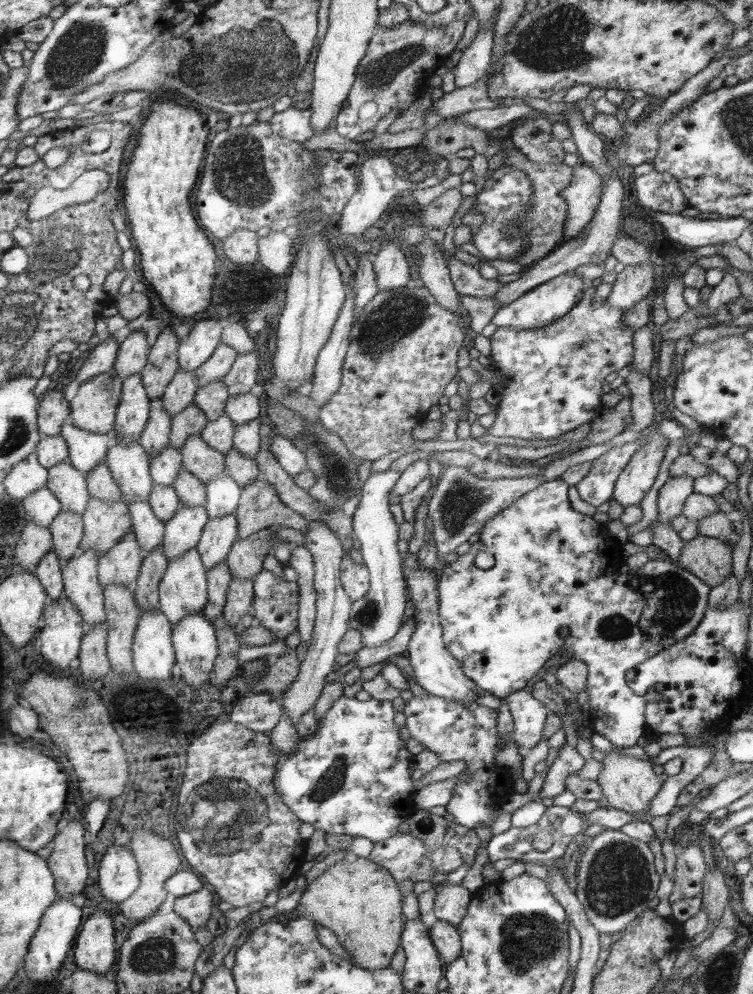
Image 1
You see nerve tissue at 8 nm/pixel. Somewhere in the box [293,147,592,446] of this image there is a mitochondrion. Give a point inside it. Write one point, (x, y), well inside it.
(397, 317)

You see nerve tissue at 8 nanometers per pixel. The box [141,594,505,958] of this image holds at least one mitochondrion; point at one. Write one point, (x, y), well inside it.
(228, 815)

